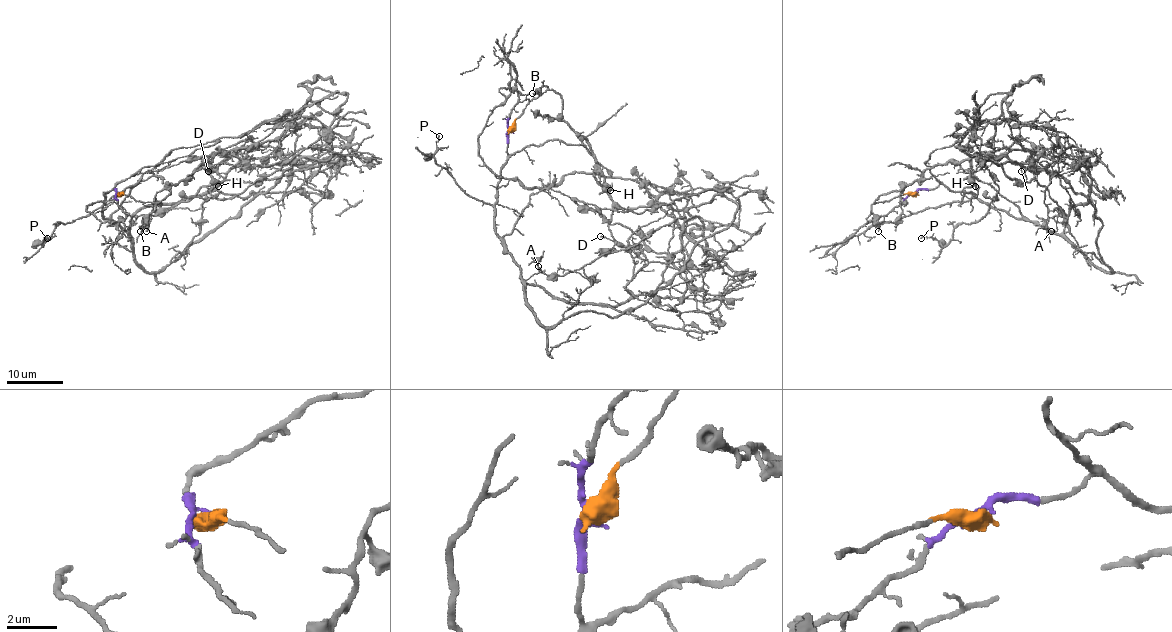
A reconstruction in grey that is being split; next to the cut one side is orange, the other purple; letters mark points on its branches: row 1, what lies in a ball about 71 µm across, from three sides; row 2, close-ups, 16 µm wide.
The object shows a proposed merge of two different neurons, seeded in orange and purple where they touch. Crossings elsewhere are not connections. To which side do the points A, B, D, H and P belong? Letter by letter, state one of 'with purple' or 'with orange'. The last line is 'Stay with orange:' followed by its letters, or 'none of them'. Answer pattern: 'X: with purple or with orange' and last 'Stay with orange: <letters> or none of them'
A: with purple
B: with orange
D: with orange
H: with orange
P: with purple
Stay with orange: B, D, H

